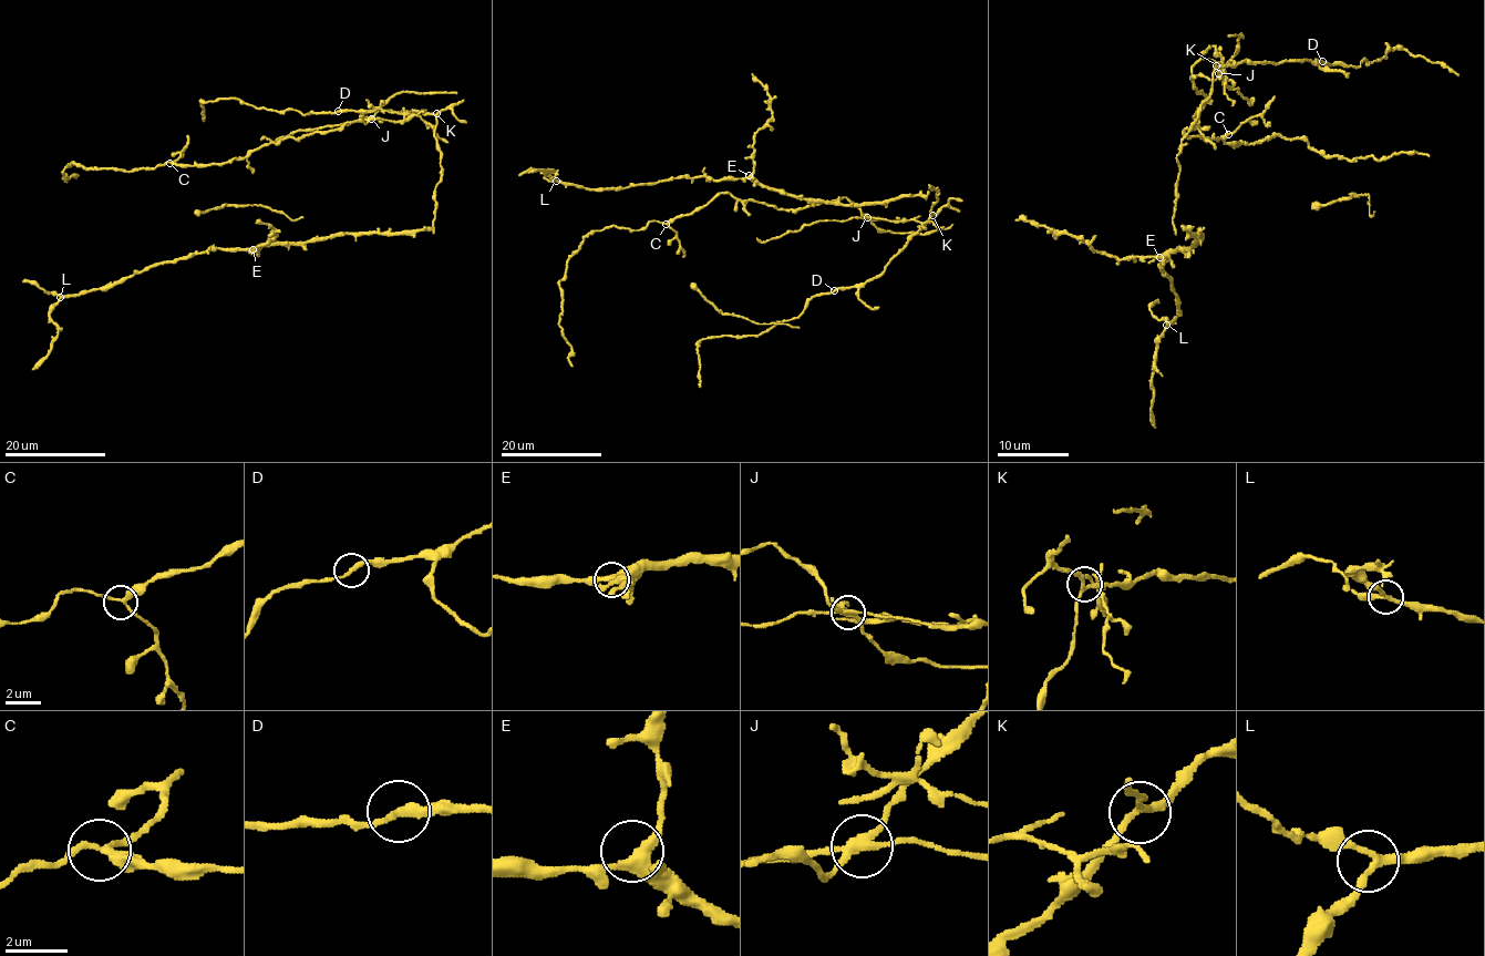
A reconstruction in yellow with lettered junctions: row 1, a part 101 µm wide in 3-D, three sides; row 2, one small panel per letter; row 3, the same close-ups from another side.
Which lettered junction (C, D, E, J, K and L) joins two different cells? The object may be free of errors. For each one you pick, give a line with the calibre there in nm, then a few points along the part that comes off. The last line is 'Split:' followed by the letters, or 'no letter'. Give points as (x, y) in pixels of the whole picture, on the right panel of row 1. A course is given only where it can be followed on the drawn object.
J: 240 nm thick; foreign part runs (1218, 72), (1223, 83), (1237, 89), (1250, 104), (1254, 99), (1248, 102)
Split: J

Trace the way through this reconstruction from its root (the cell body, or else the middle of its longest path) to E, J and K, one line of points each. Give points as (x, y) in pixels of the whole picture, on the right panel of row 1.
E: (1200, 106), (1177, 156), (1172, 219), (1200, 236), (1192, 246), (1159, 257)
J: (1200, 106), (1210, 92), (1213, 72), (1218, 67), (1231, 67), (1221, 67), (1223, 75), (1218, 72)
K: (1200, 106), (1210, 92), (1216, 65)

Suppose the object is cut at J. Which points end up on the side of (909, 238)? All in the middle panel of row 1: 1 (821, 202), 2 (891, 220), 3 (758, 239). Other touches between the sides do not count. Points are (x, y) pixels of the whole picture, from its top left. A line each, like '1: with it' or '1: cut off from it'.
1: with it
2: cut off from it
3: cut off from it

